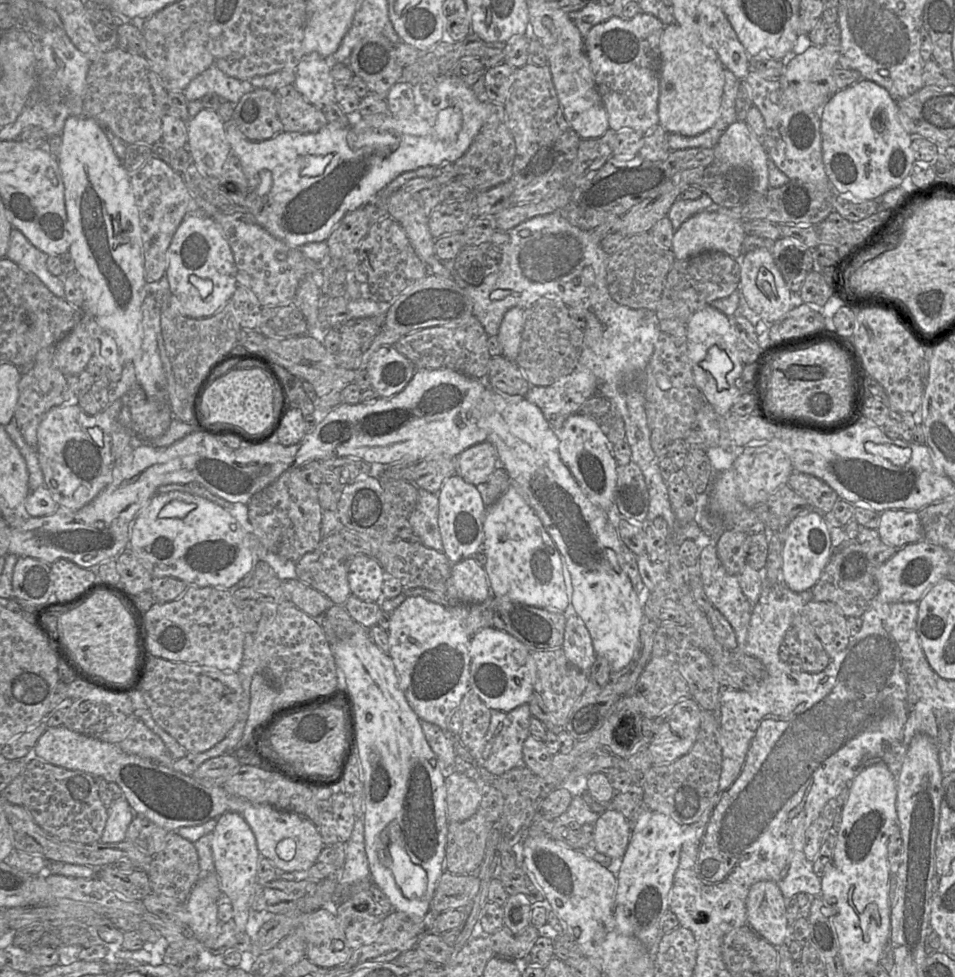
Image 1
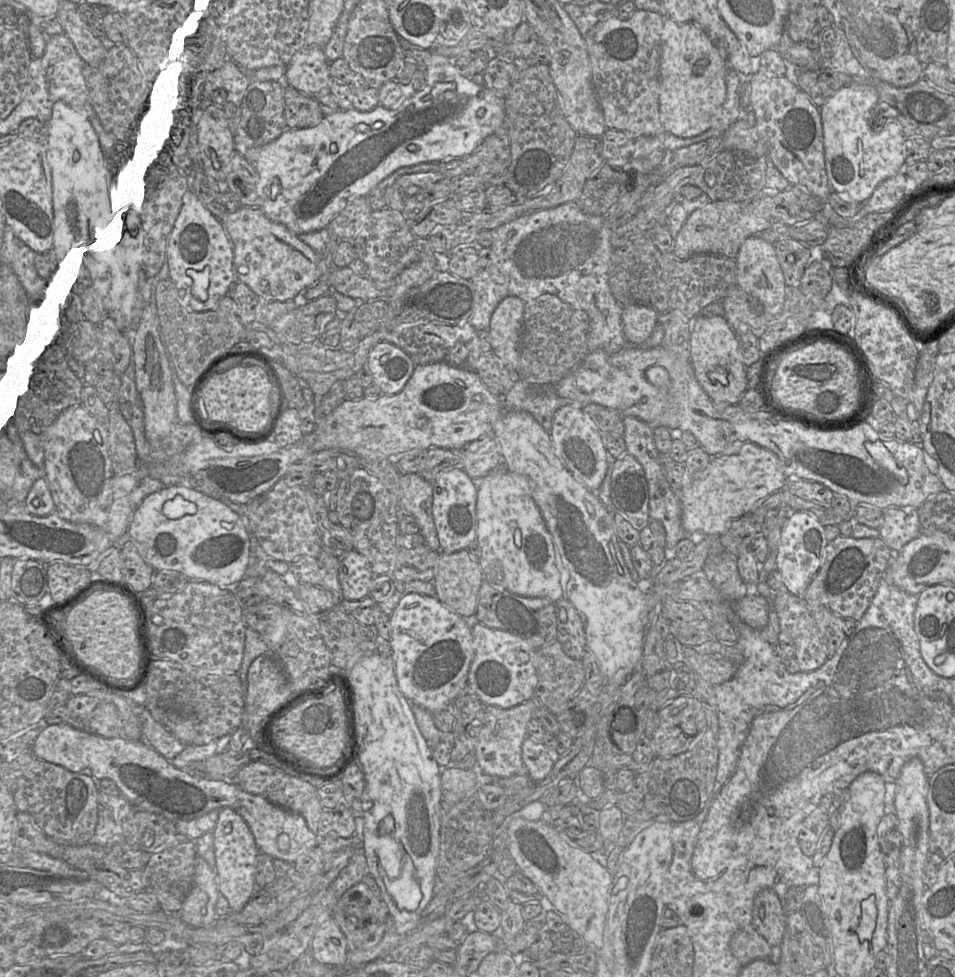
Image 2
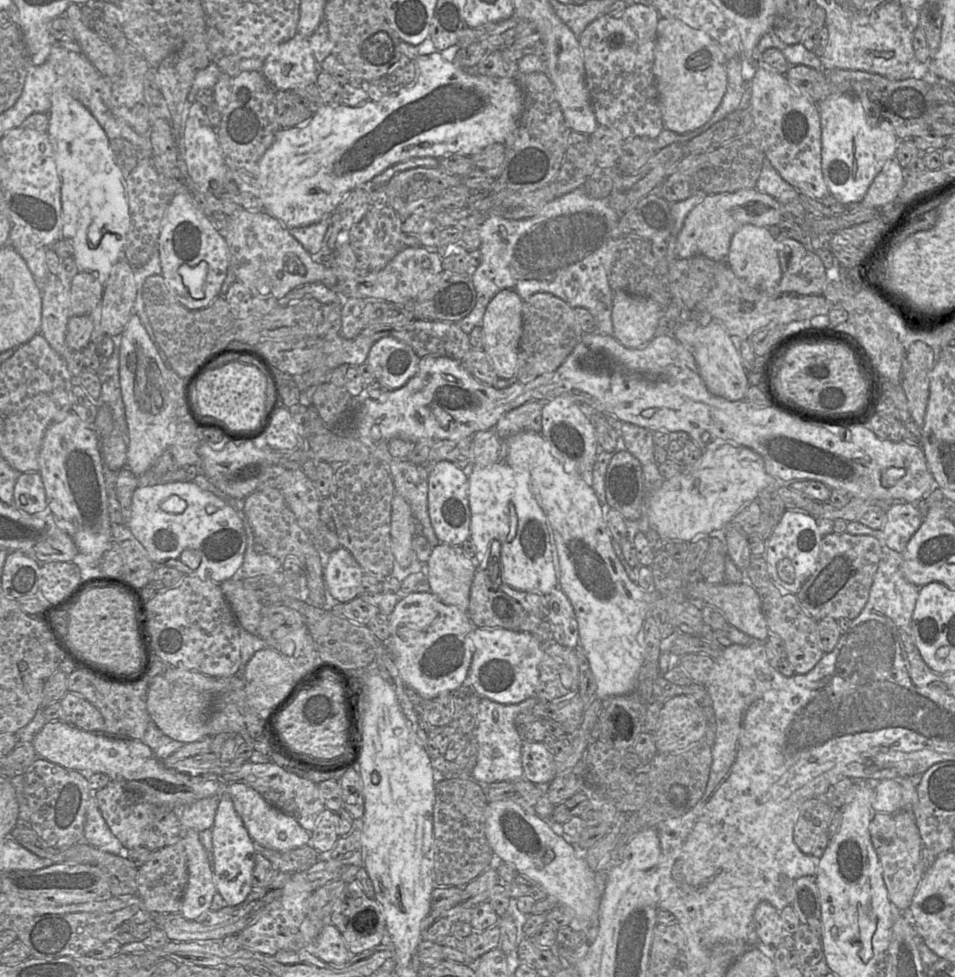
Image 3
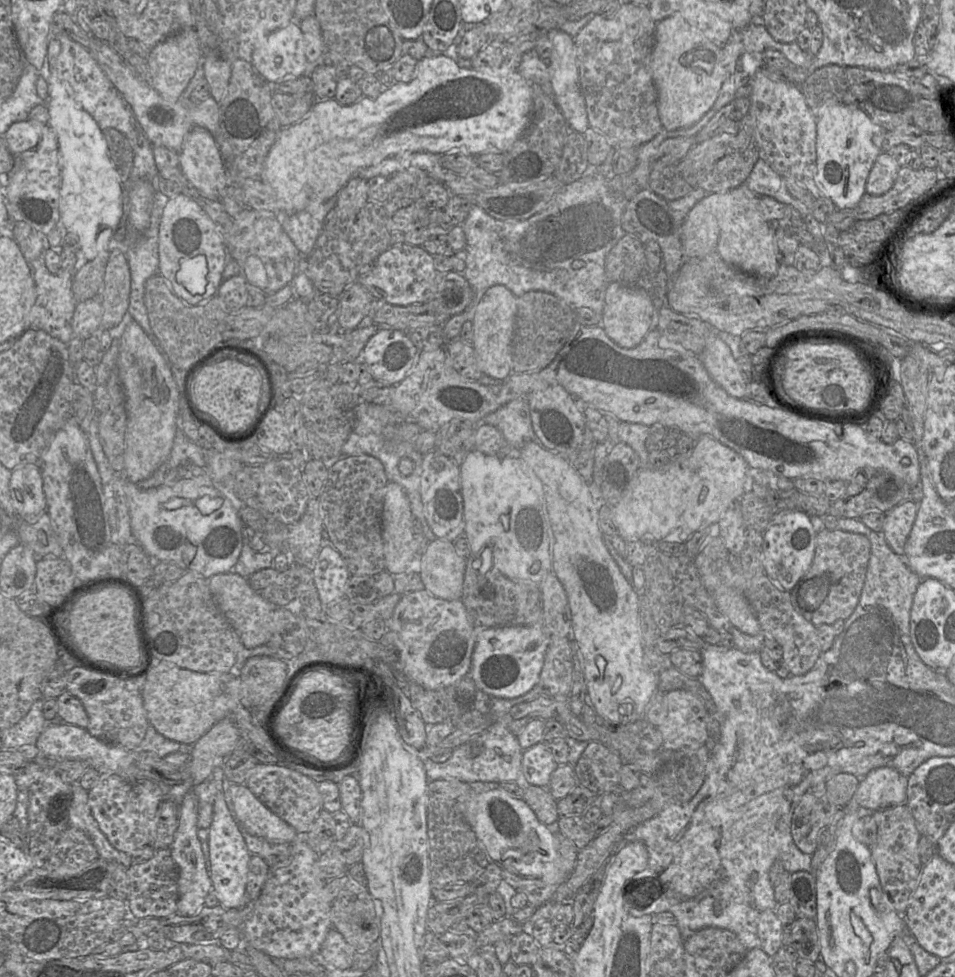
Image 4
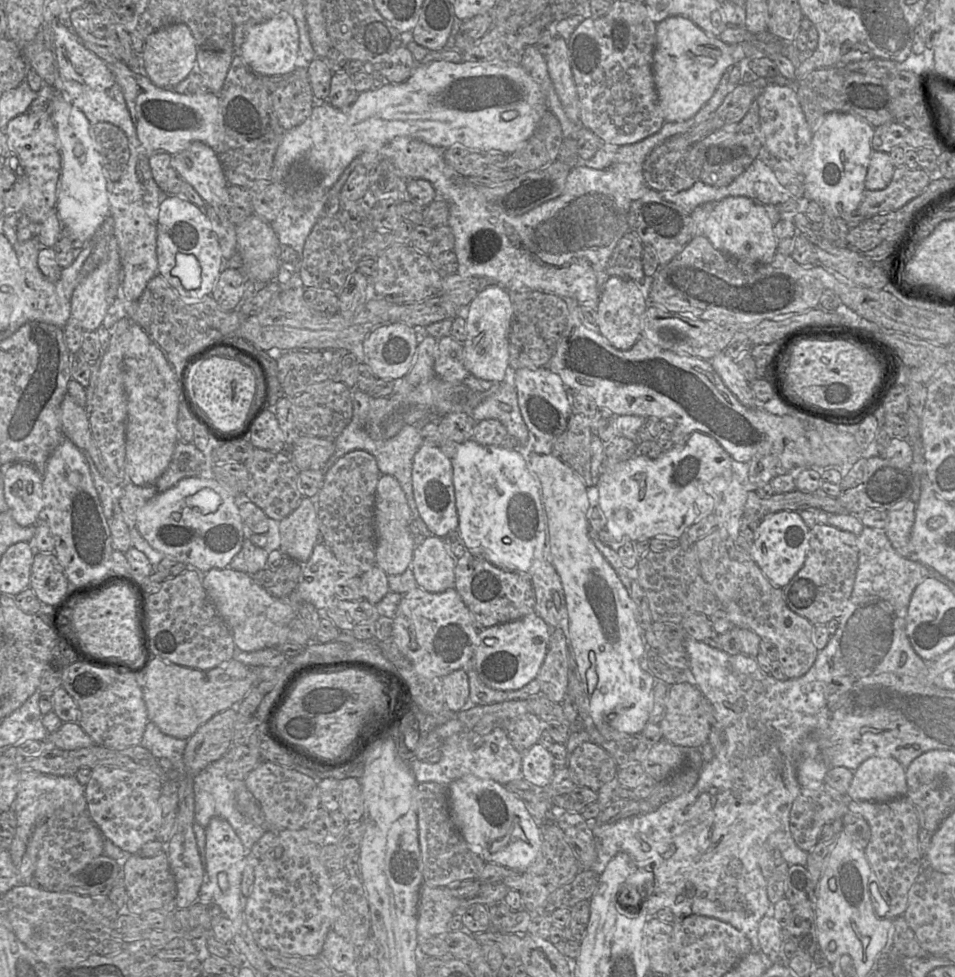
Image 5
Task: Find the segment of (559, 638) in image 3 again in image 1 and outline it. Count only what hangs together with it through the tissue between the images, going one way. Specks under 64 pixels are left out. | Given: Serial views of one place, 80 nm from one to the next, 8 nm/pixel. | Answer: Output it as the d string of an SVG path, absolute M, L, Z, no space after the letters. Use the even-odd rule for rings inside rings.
M578 615L566 618L561 648L570 663L585 674L589 674L597 655L593 648L590 633Z

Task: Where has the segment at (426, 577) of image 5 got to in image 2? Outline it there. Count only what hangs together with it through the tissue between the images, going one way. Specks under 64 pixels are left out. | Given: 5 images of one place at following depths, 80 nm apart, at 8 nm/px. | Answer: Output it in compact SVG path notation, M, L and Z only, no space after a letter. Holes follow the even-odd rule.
M466 549L440 553L433 578L436 597L451 610L474 619L483 573Z

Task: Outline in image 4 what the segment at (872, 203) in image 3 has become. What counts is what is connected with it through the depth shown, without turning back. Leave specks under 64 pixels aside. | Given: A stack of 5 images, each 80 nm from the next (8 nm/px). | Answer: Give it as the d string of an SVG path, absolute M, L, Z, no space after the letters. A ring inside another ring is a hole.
M882 151L876 158L866 182L866 193L881 195L894 184L900 166L890 151Z

